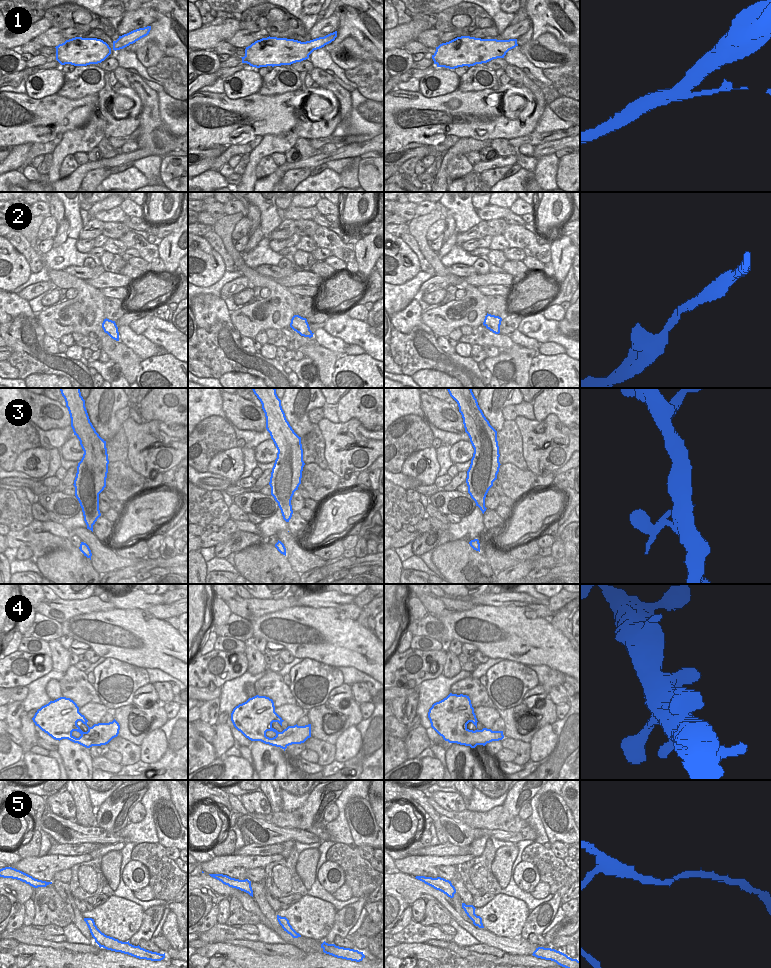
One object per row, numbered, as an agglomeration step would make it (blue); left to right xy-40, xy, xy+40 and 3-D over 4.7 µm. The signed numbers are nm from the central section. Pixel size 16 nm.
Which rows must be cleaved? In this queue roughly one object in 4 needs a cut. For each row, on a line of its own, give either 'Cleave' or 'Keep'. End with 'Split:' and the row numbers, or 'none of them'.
1: Keep
2: Keep
3: Keep
4: Keep
5: Keep
Split: none of them.

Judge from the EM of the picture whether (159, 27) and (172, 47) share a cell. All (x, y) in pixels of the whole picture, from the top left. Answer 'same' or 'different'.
same

